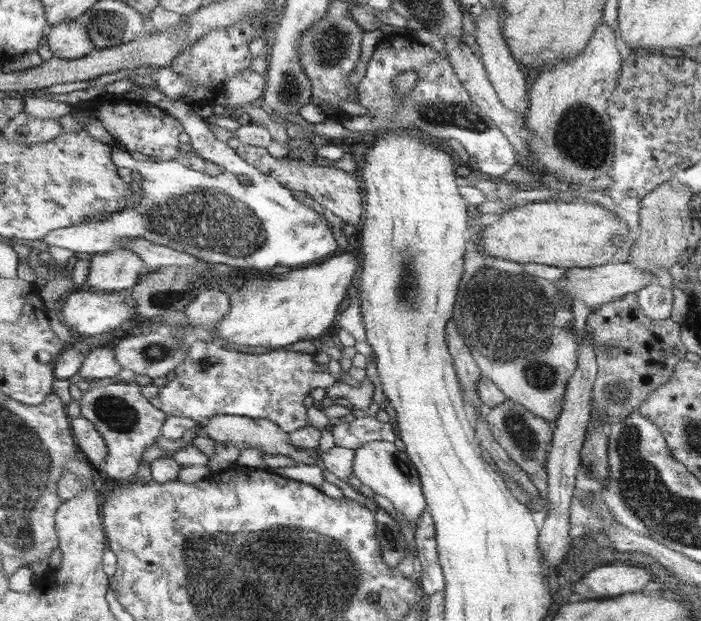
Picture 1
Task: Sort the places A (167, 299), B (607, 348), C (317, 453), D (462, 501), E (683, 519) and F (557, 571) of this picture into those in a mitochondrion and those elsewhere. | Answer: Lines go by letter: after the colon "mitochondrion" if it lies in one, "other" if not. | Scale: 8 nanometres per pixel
A: mitochondrion
B: mitochondrion
C: other
D: other
E: mitochondrion
F: other

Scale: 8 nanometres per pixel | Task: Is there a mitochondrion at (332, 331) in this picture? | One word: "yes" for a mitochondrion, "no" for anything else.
no

